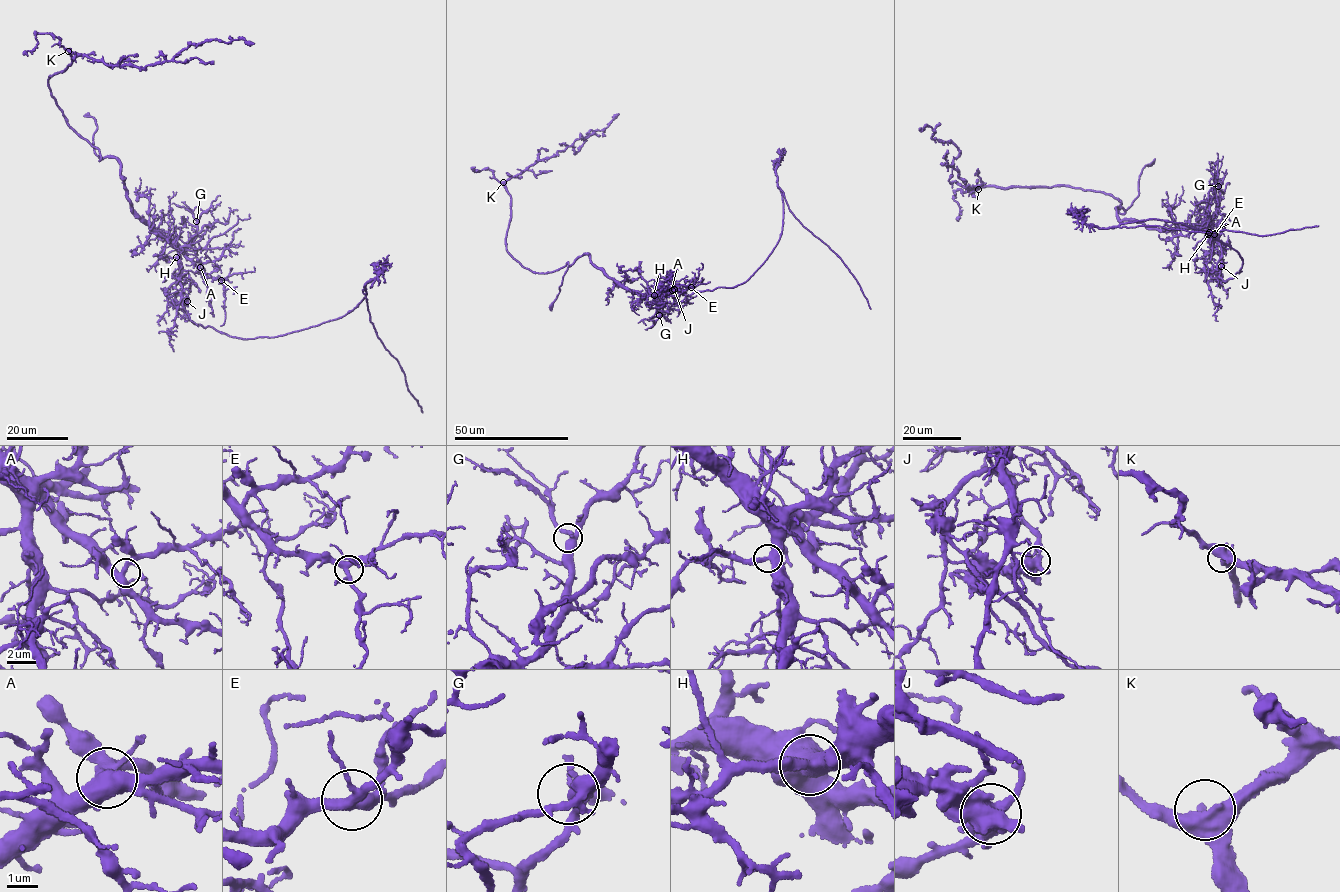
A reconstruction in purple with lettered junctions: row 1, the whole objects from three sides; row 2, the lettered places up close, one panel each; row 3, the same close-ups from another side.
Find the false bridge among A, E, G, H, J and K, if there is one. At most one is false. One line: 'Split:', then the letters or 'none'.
Split: J

